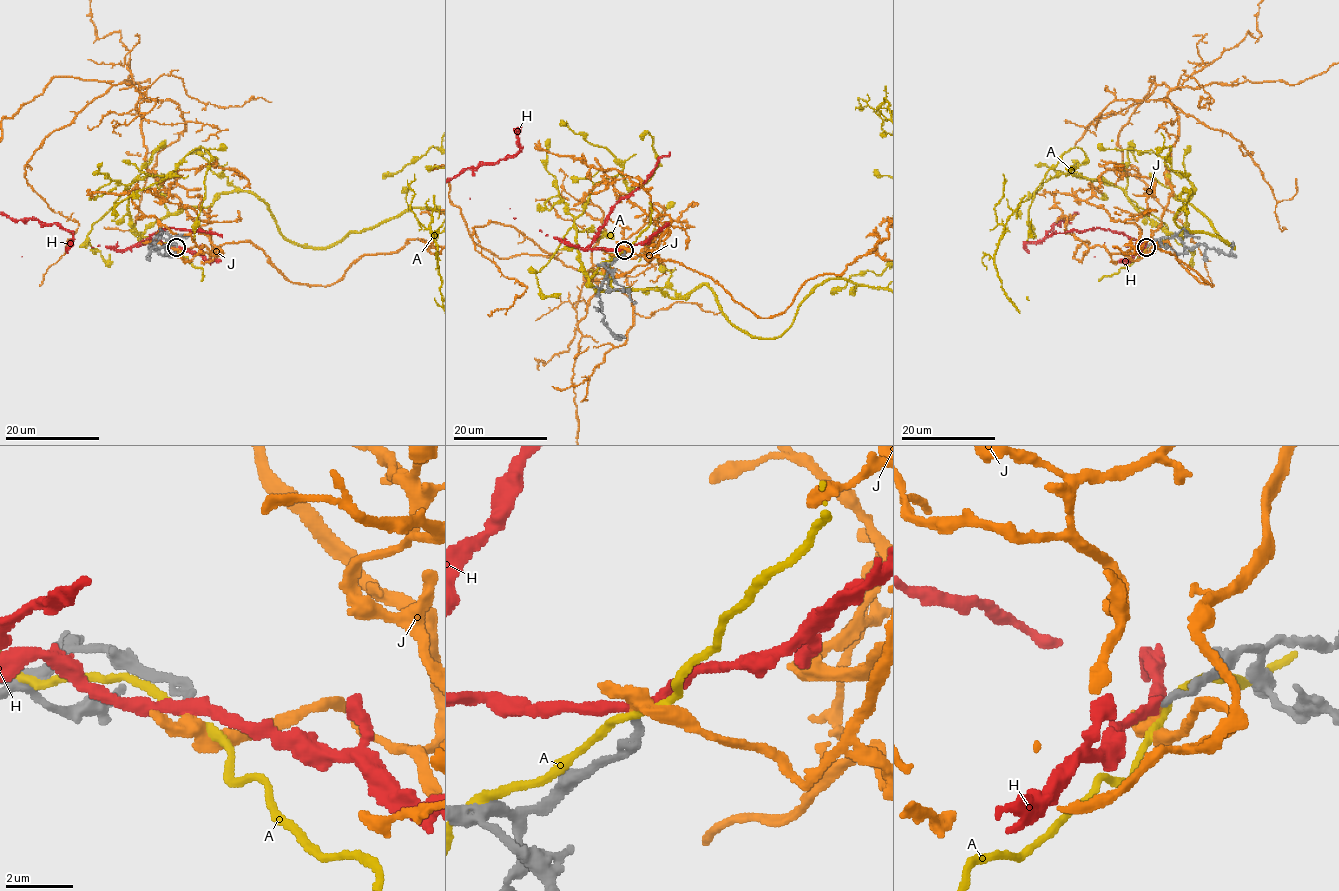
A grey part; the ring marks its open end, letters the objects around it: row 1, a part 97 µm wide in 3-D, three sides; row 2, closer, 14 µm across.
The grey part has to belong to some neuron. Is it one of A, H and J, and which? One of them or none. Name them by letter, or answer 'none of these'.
J

